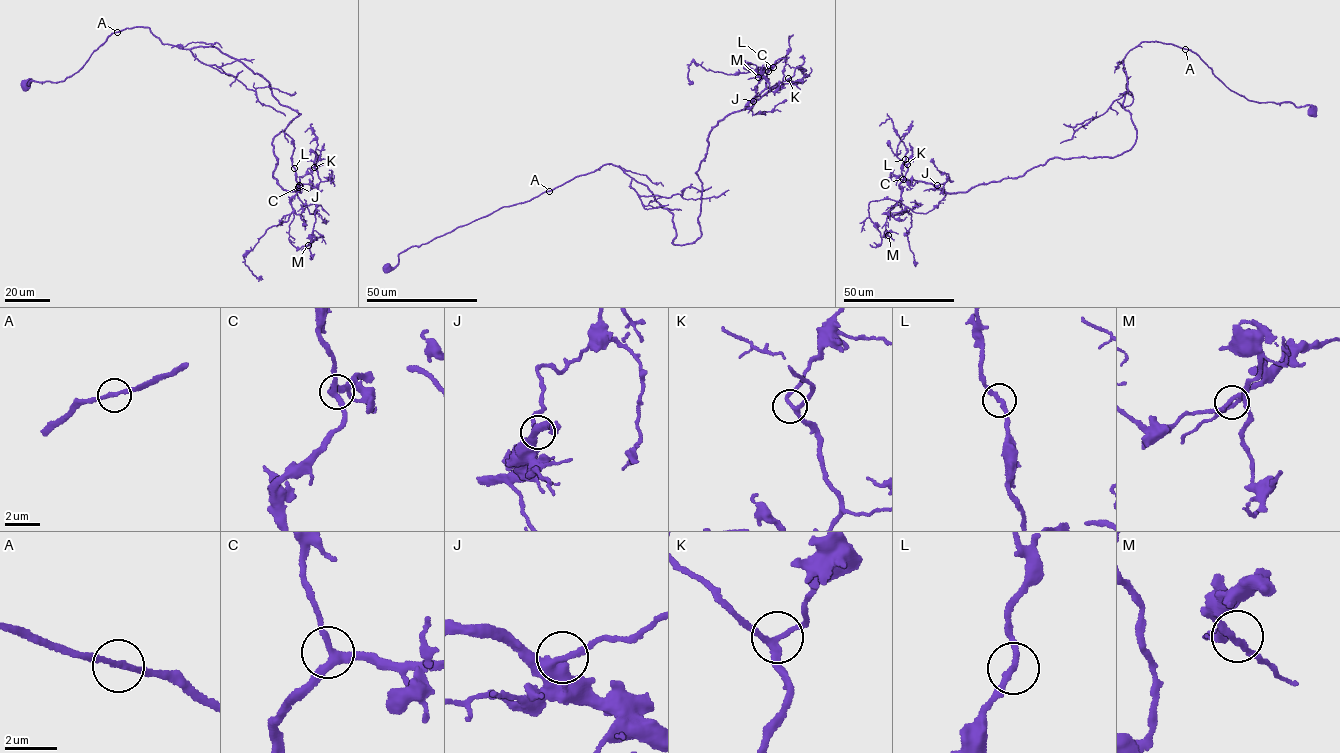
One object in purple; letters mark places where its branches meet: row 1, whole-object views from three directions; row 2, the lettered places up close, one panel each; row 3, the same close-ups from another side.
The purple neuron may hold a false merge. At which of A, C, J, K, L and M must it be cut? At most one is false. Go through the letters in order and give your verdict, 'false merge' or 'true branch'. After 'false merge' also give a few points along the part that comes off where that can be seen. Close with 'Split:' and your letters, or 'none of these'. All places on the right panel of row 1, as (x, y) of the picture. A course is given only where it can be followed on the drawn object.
A: true branch
C: true branch
J: true branch
K: true branch
L: true branch
M: true branch
Split: none of these

